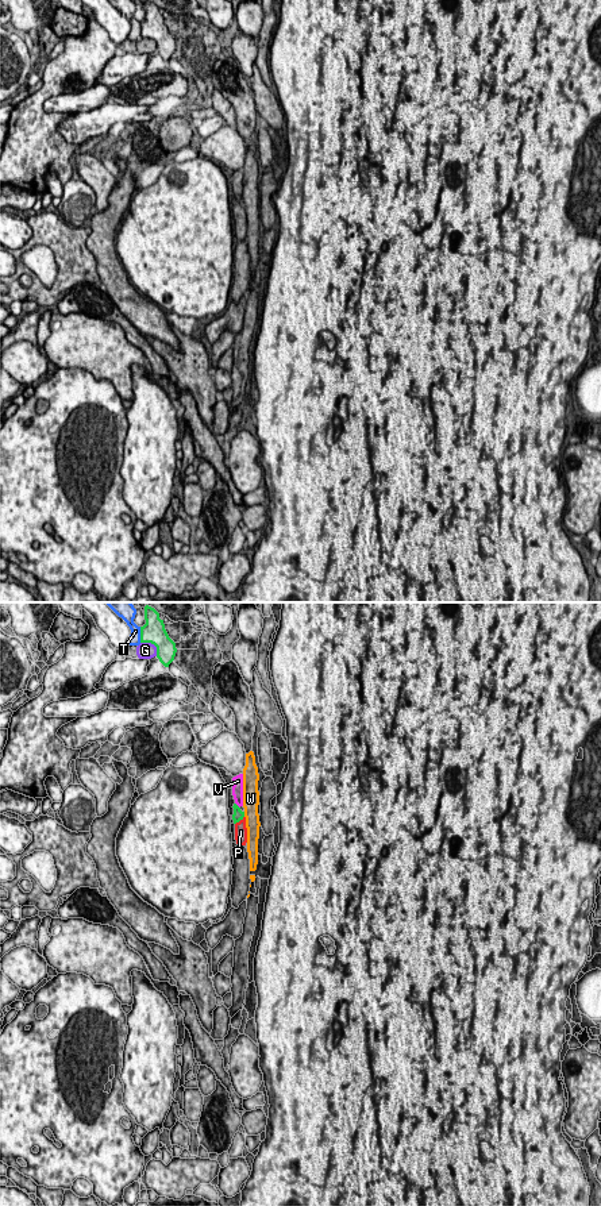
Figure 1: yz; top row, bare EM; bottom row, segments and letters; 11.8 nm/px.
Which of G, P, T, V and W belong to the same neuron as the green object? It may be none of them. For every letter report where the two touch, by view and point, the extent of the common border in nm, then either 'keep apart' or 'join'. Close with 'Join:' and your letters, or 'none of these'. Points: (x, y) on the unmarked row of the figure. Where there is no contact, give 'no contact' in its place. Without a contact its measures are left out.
G: yz (153, 38) | 260 nm | keep apart
P: yz (239, 215) | 150 nm | join
T: yz (141, 30) | 190 nm | keep apart
V: yz (237, 200) | 100 nm | keep apart
W: yz (243, 210) | 70 nm | keep apart
Join: P

